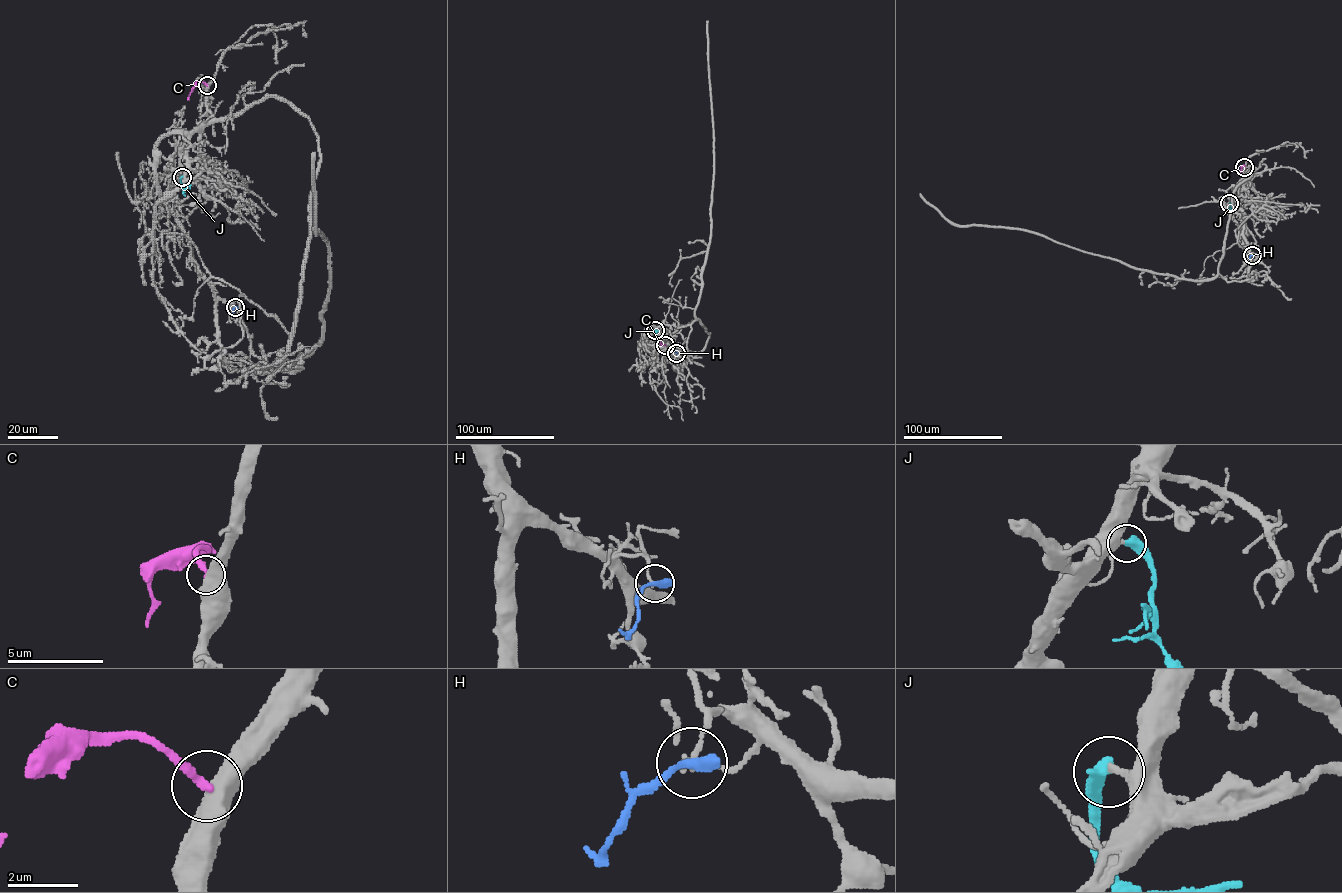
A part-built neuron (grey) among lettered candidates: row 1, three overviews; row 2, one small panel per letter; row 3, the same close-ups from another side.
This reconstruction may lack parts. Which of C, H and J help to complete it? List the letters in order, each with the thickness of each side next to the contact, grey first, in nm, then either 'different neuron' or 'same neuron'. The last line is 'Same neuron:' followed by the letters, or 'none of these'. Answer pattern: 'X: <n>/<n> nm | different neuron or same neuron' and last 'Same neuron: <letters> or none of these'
C: 550/240 nm | different neuron
H: 130/360 nm | different neuron
J: 260/480 nm | same neuron
Same neuron: J

